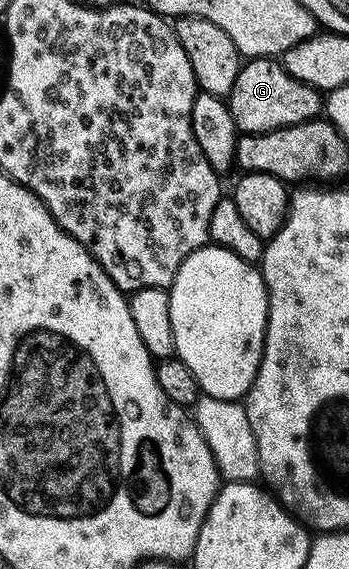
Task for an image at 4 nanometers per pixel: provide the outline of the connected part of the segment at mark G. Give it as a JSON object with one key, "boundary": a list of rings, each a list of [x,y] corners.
{"boundary":[[[270,57],[244,60],[239,67],[239,77],[225,100],[240,134],[268,133],[281,127],[313,121],[324,108],[320,90],[293,79],[293,75],[289,75],[278,60]]]}

